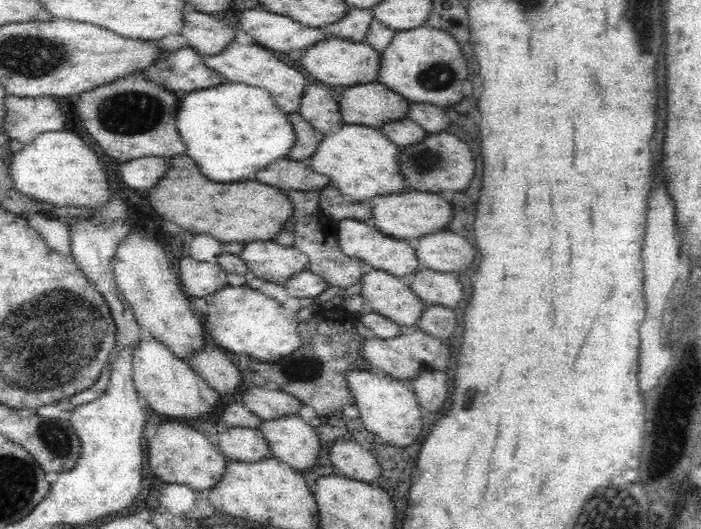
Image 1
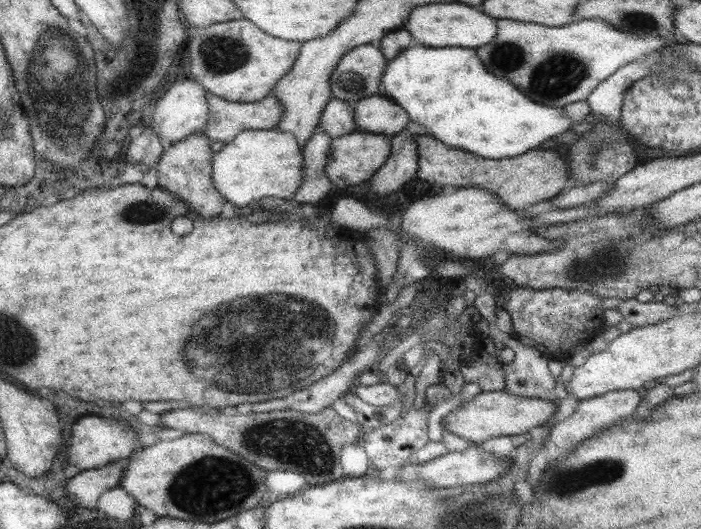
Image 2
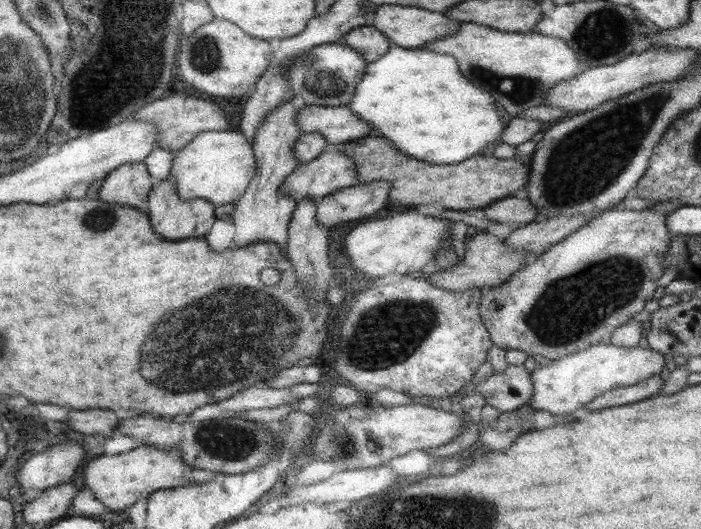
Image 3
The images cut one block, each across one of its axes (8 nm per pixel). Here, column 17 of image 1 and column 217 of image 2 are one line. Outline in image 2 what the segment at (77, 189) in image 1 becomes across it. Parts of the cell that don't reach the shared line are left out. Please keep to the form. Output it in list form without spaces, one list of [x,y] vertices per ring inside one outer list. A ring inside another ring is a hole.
[[[246,130],[237,134],[234,140],[224,143],[219,152],[214,152],[212,174],[218,193],[234,206],[244,207],[257,202],[264,196],[276,196],[291,201],[298,192],[304,178],[304,155],[298,147],[297,138],[290,132],[270,130]]]

